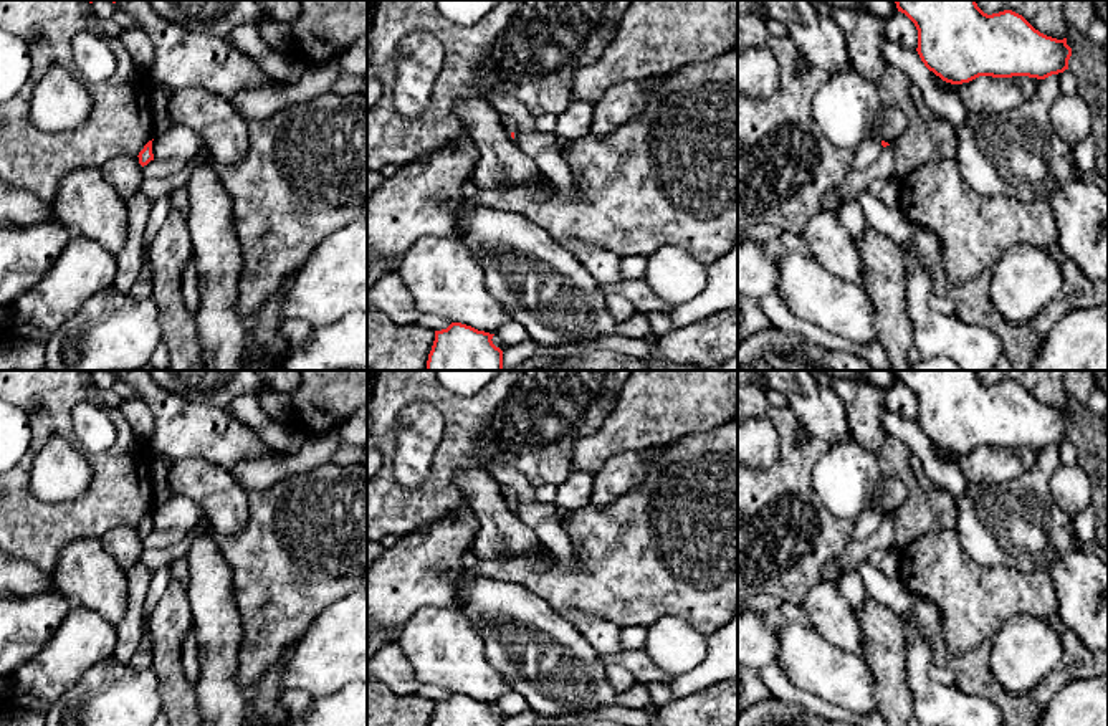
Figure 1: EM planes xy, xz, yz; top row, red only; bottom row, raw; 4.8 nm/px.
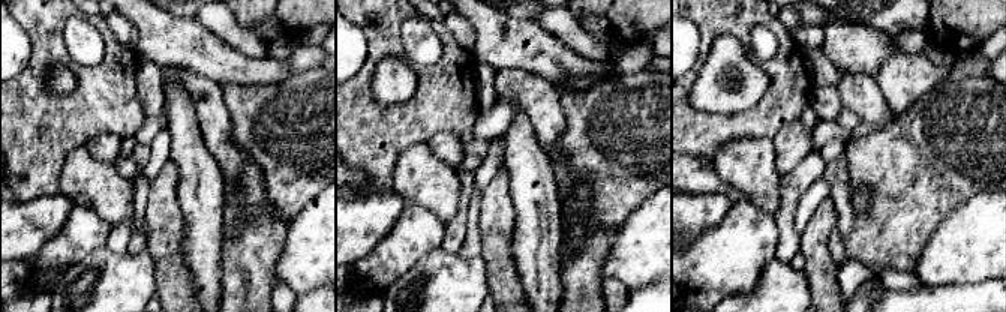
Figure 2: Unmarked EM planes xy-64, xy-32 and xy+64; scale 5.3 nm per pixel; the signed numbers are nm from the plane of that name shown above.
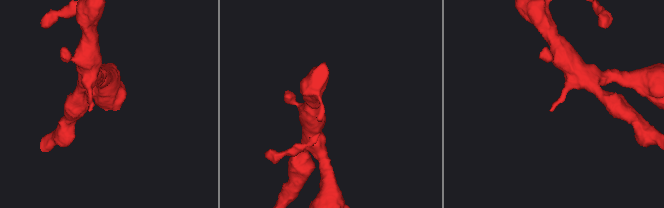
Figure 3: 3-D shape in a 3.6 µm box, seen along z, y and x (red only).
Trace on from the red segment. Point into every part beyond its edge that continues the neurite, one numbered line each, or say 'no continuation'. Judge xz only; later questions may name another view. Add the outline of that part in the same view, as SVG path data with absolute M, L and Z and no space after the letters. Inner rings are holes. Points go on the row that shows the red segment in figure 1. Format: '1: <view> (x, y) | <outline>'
no continuation

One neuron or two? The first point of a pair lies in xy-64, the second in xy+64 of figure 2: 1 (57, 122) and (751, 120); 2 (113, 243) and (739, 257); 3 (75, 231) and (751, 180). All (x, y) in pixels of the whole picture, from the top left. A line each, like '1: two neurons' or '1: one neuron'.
1: one neuron
2: two neurons
3: two neurons

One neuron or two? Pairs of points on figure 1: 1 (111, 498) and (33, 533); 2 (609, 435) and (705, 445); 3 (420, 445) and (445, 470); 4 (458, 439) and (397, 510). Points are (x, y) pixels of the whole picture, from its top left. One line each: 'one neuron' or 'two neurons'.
1: one neuron
2: two neurons
3: two neurons
4: one neuron

